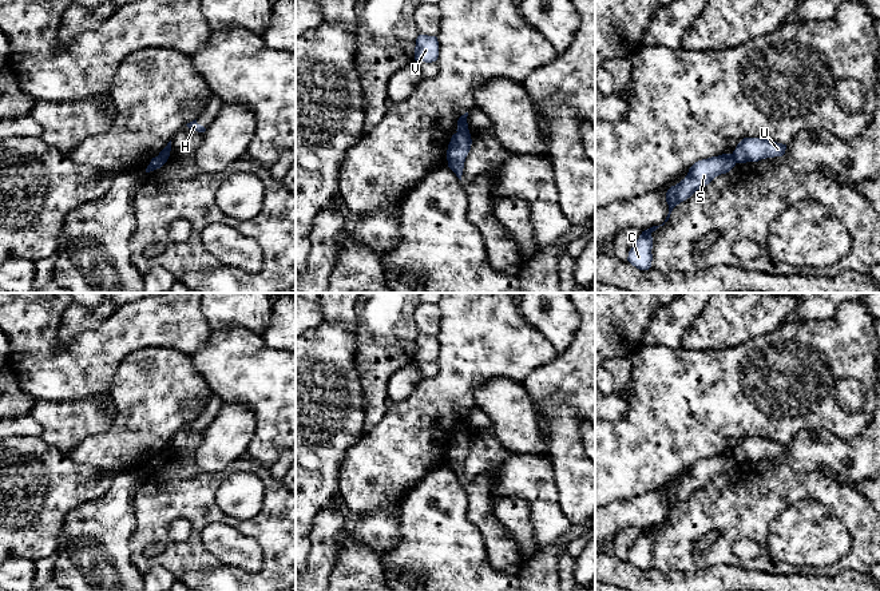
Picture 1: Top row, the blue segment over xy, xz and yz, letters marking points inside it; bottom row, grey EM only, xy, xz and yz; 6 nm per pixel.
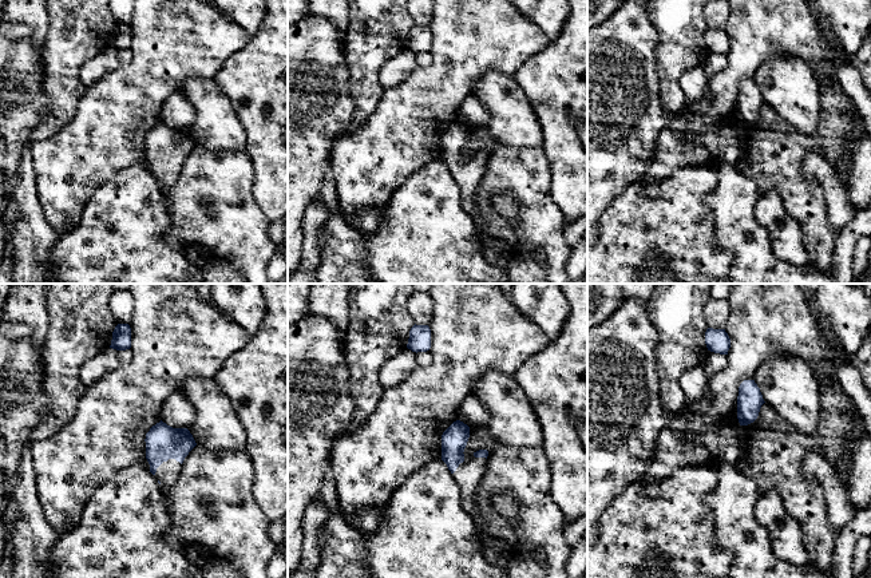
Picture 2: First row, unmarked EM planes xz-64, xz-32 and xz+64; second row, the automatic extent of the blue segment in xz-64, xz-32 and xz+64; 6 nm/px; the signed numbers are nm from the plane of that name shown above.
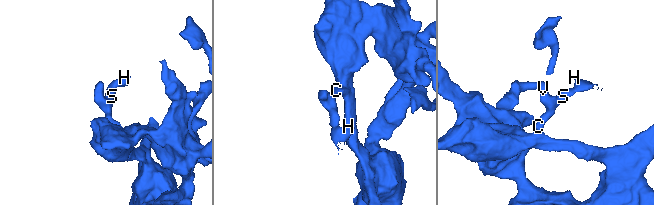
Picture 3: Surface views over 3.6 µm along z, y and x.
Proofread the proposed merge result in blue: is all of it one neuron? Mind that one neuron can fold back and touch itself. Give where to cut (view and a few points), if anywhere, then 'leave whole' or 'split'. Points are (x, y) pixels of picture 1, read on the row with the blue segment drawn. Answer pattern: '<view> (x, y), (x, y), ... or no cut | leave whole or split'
xz (468, 130), (458, 133) | split

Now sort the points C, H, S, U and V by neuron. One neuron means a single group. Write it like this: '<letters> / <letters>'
C S V / H U

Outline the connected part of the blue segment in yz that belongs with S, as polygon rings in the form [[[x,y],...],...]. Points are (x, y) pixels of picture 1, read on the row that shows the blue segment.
[[[722,154],[695,162],[689,168],[687,175],[667,190],[666,202],[669,205],[669,214],[659,226],[663,226],[669,221],[670,214],[677,205],[690,198],[697,190],[703,189],[716,176],[729,172],[736,163],[733,154]]]

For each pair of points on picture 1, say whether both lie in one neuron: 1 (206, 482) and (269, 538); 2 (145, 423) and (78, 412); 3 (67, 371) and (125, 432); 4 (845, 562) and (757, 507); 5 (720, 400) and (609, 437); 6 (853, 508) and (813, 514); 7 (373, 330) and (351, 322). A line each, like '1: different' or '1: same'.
1: same
2: different
3: different
4: same
5: same
6: different
7: different

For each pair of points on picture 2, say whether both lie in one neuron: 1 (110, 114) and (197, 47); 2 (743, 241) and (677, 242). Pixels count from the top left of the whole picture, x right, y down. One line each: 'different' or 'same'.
1: same
2: different

